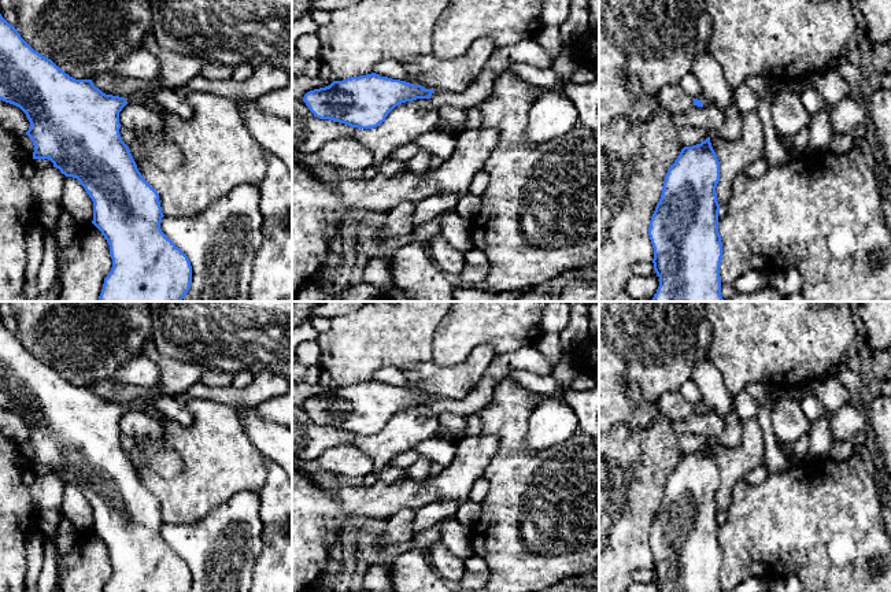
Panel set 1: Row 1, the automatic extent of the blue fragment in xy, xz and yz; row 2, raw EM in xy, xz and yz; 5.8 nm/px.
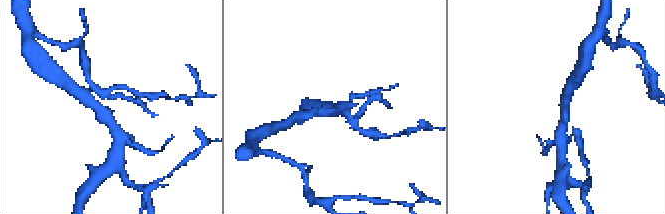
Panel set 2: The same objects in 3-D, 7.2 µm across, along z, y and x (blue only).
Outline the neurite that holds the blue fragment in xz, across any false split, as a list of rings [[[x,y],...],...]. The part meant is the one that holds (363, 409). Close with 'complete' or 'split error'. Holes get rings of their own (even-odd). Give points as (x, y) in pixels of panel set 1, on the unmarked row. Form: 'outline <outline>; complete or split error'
outline [[[529,344],[514,352],[498,355],[476,388],[461,400],[425,396],[421,392],[371,380],[333,388],[329,393],[310,397],[303,408],[319,426],[358,436],[374,436],[396,412],[417,406],[429,406],[437,415],[477,414],[493,400],[496,385],[514,369],[543,377],[551,374],[552,365],[544,354]]]; split error

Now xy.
outline [[[0,321],[0,407],[19,414],[30,433],[26,441],[34,452],[33,466],[49,466],[66,484],[80,488],[93,508],[92,530],[110,552],[112,576],[103,592],[191,592],[192,573],[188,563],[160,536],[162,519],[158,499],[143,485],[137,471],[119,441],[119,419],[127,410],[143,411],[148,404],[169,419],[189,426],[192,415],[175,396],[137,397],[127,404],[103,400],[92,386],[75,386],[51,366],[34,358]]]; split error

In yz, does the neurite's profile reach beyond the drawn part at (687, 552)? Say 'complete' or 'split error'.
complete

